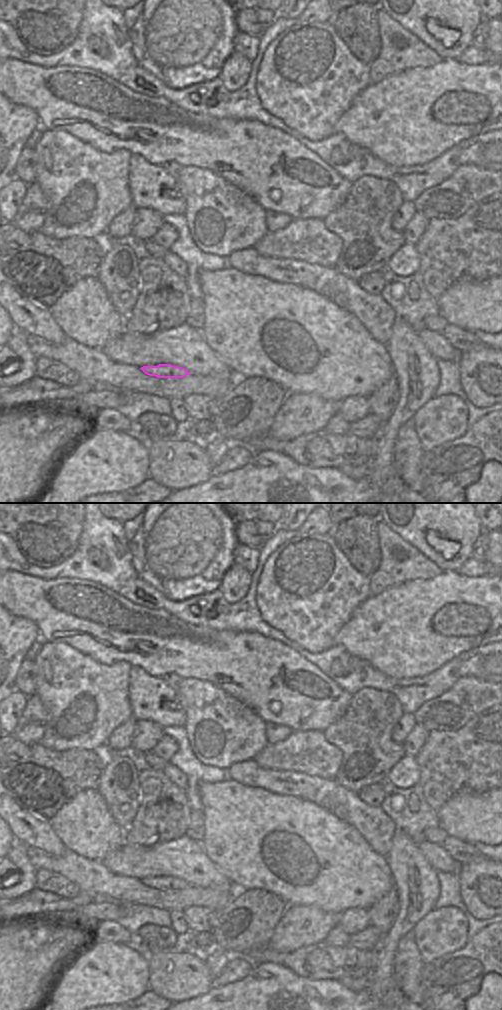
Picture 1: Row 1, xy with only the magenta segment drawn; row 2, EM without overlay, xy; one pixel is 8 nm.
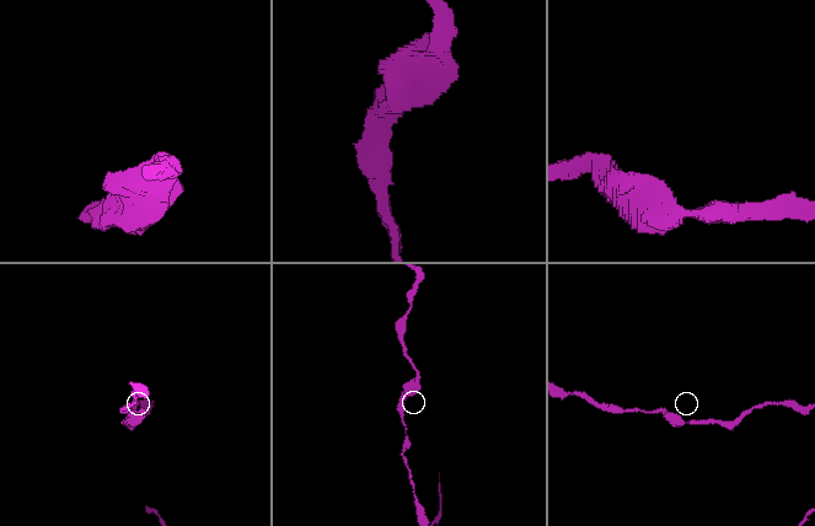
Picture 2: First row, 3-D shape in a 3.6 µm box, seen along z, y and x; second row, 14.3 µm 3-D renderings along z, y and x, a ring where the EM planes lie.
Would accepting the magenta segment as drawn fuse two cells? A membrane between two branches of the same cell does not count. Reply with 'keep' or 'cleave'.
keep

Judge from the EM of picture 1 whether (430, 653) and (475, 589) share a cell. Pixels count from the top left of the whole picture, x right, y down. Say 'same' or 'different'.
same

